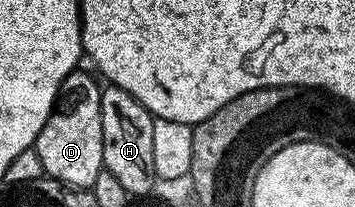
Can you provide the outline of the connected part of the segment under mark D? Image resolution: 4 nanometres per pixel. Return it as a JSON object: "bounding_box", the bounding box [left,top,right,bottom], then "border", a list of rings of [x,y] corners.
{"bounding_box":[35,68,103,188],"border":[[[81,68],[72,70],[67,80],[63,80],[59,95],[61,107],[50,114],[35,143],[44,173],[53,177],[54,183],[70,188],[91,188],[103,169],[102,87],[97,86],[96,77],[93,79],[83,71]]]}

